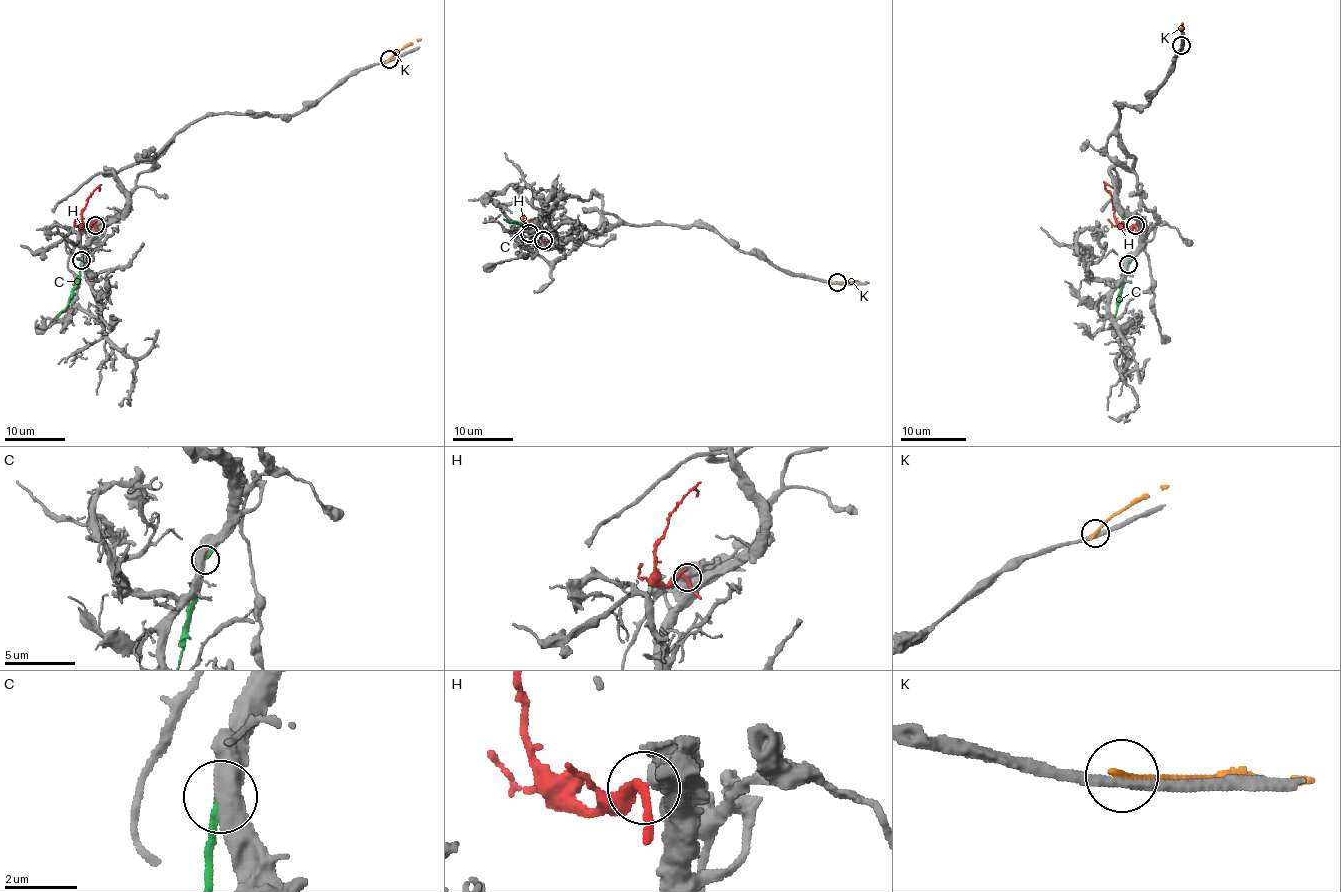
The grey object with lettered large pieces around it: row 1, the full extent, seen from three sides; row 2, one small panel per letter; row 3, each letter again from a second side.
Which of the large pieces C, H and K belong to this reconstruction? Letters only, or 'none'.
none

